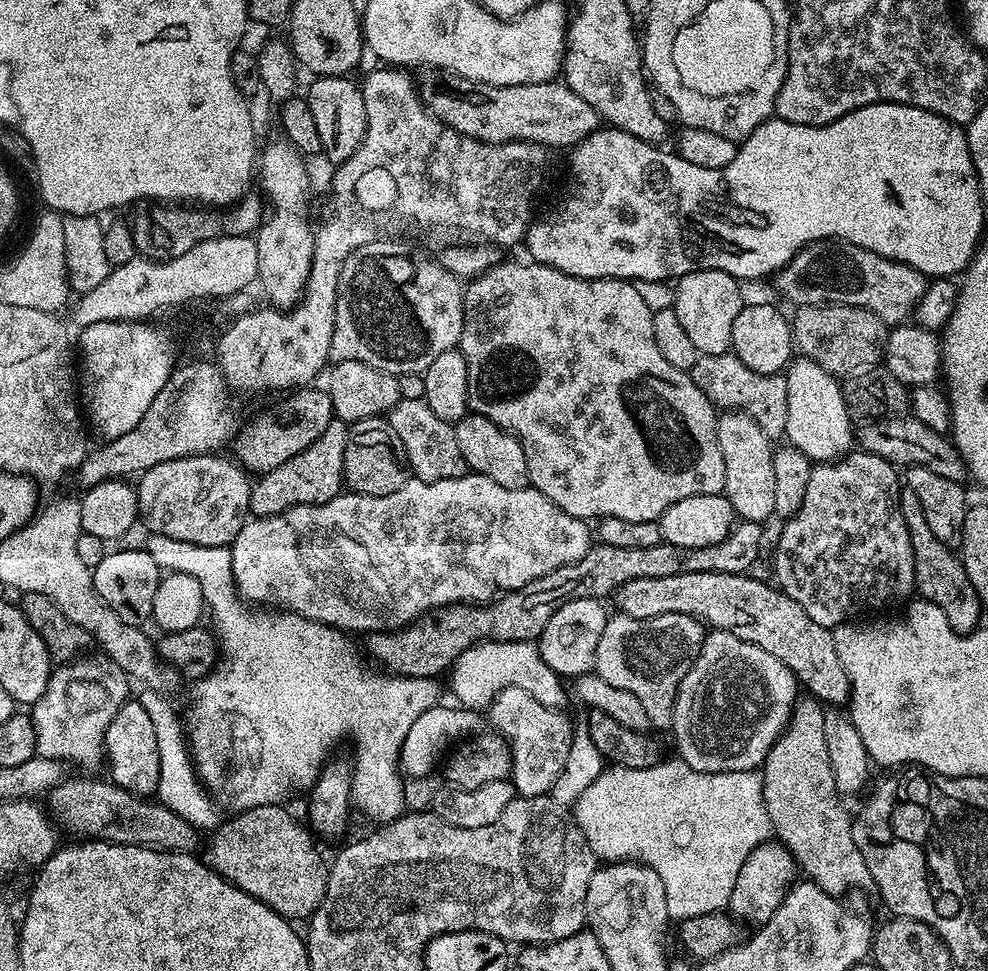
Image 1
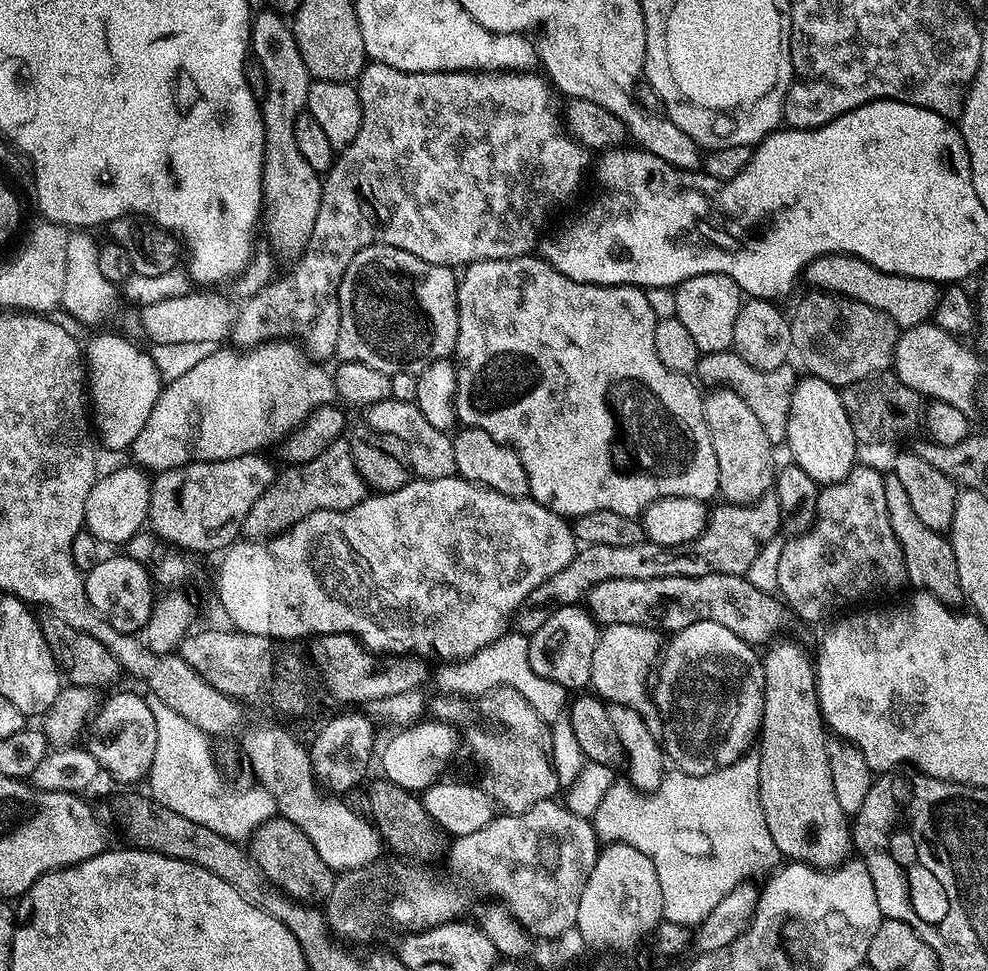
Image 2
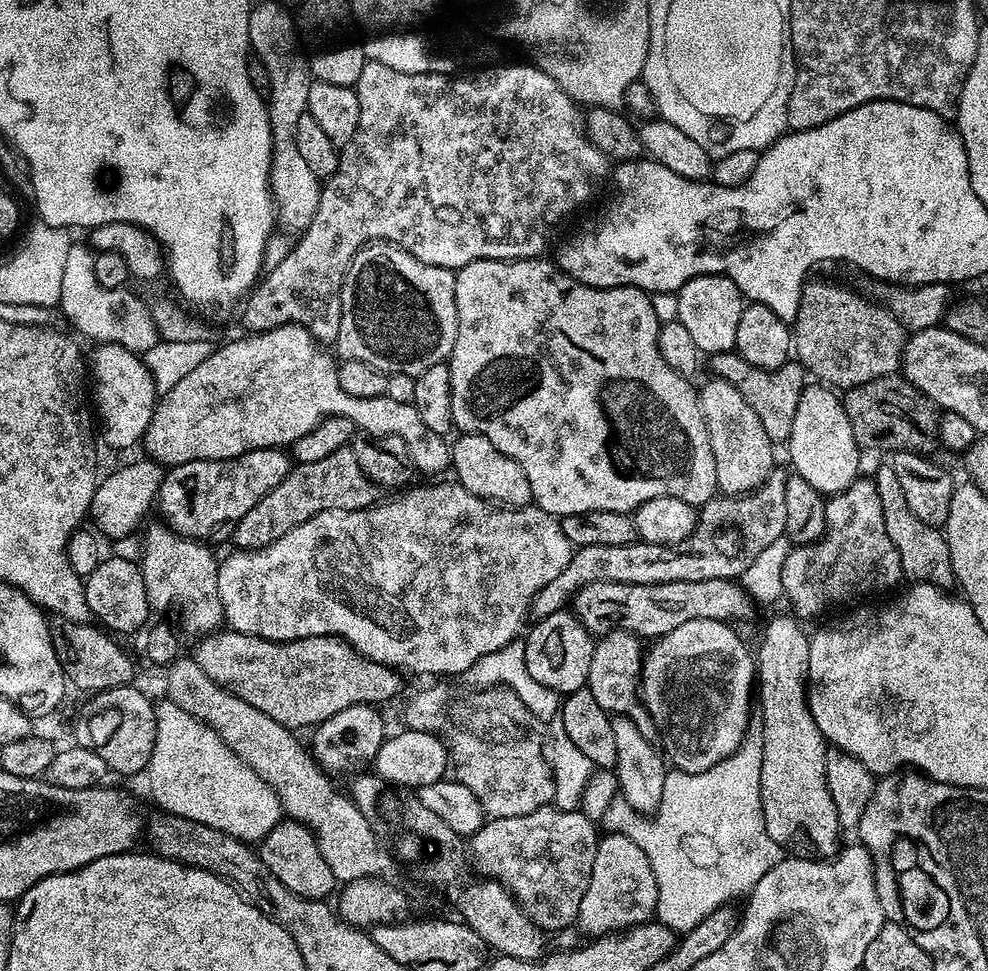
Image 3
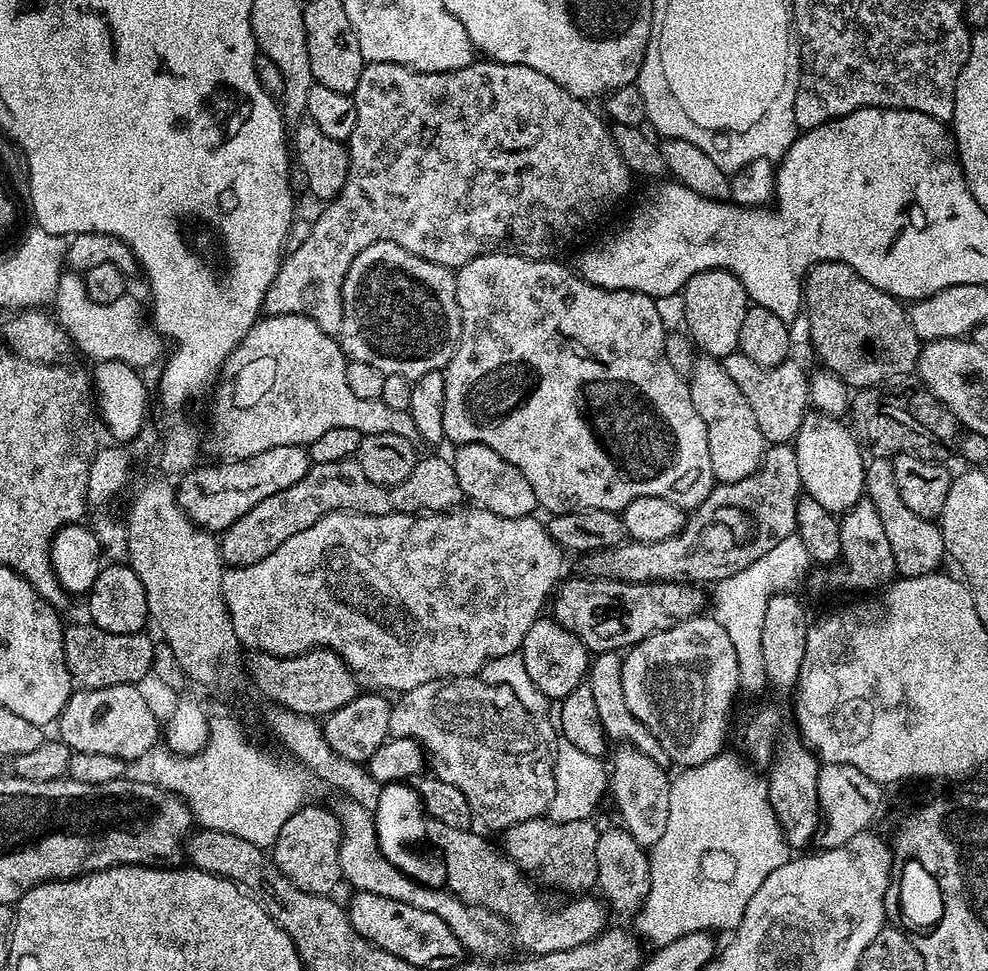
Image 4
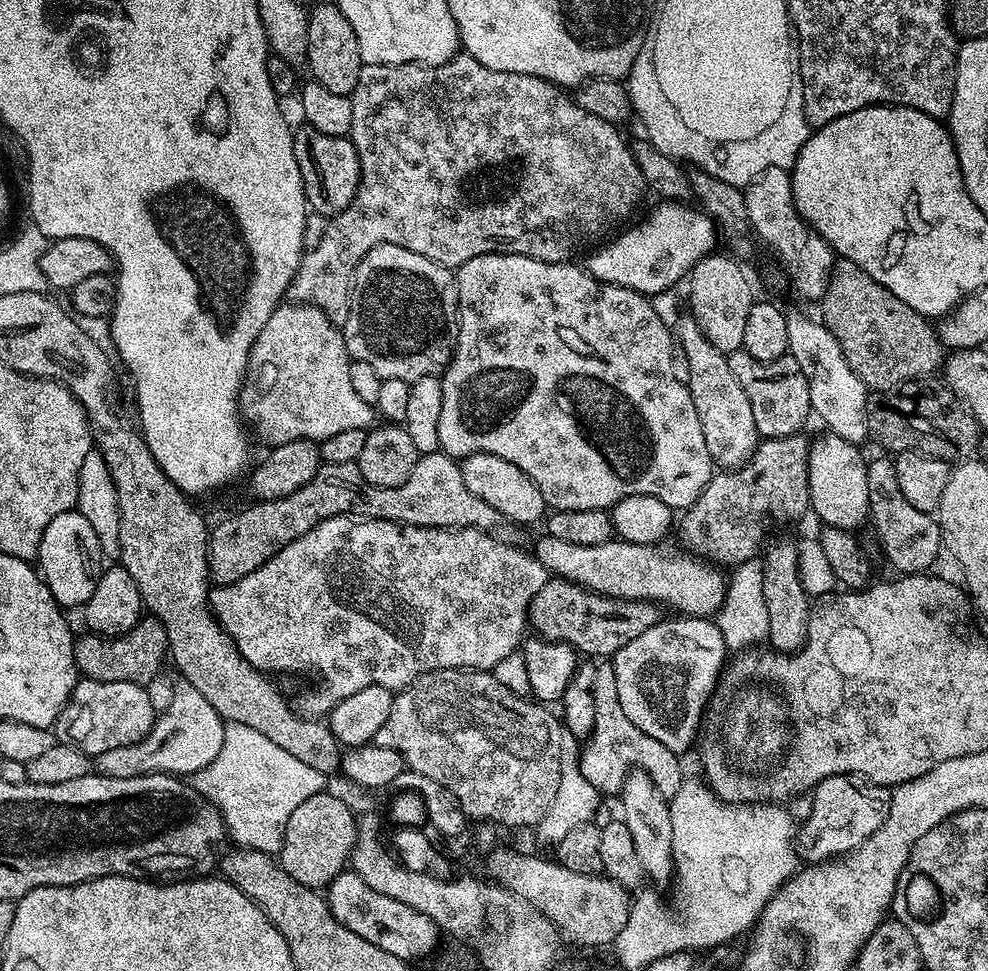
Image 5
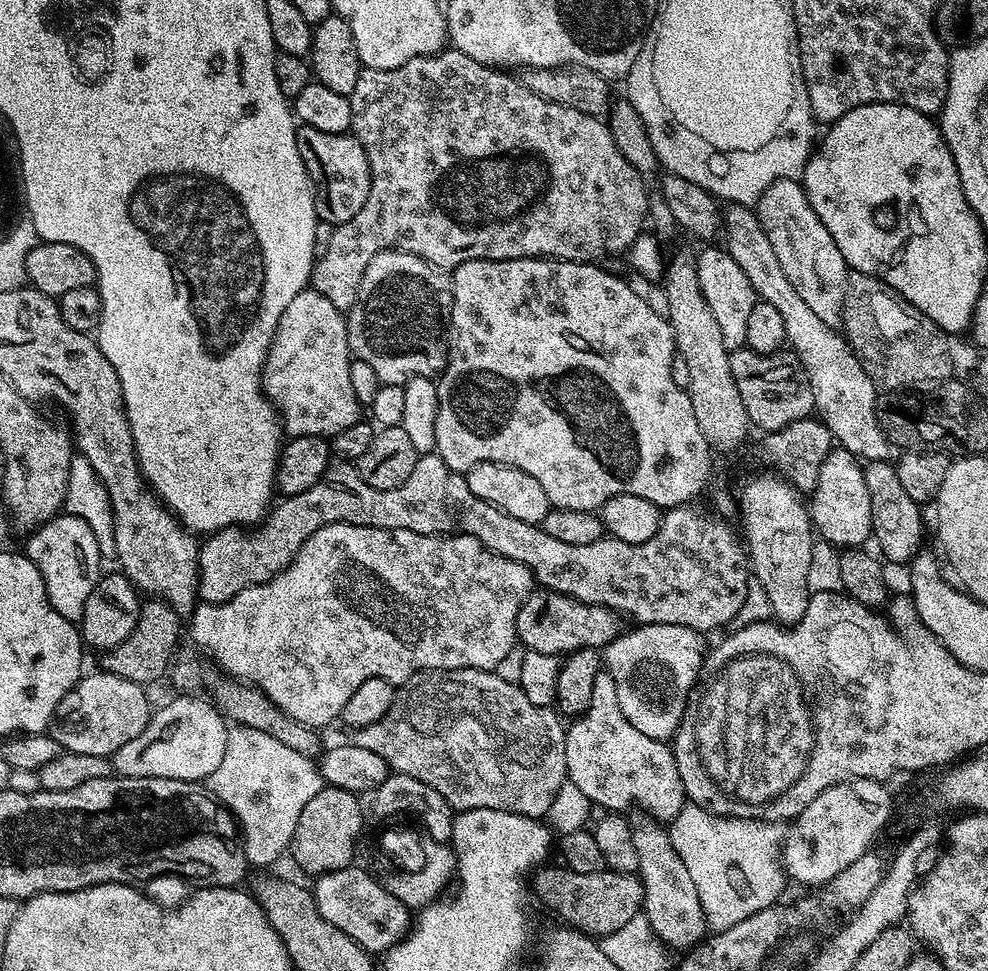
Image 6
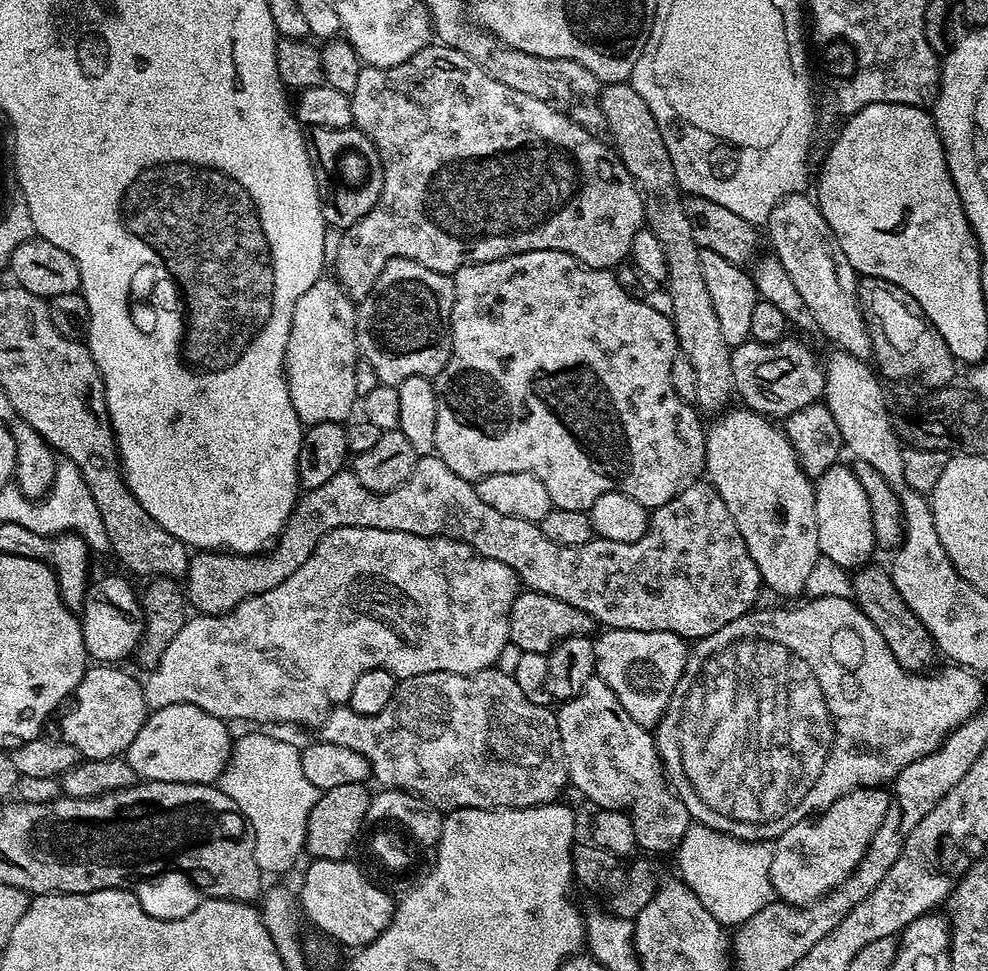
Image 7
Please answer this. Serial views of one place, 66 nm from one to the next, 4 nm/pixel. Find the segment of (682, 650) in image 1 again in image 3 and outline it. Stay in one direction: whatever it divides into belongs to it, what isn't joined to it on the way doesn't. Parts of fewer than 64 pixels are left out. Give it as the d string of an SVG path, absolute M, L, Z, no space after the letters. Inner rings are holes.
M613 630L606 636L596 640L594 658L590 662L590 674L587 687L594 694L594 702L602 706L602 710L618 716L629 716L638 725L648 720L648 712L638 695L640 686L640 666L642 663L641 637L630 632Z

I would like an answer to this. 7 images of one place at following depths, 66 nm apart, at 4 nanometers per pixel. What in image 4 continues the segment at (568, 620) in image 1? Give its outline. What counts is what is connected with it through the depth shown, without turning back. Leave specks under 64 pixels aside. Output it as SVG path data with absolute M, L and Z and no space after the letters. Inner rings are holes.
M541 618L526 630L526 638L522 638L519 652L526 666L526 672L534 685L548 696L549 701L559 702L570 694L579 684L585 683L590 671L590 653L588 647L577 636L570 634L551 618Z

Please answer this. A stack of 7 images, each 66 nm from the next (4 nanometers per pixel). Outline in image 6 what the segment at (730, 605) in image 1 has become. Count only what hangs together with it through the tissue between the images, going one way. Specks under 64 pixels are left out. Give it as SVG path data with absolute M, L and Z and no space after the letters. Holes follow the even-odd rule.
M534 590L526 602L522 602L522 610L518 610L516 638L527 651L563 658L580 648L603 650L610 642L614 642L614 638L620 636L620 623L620 613L606 606L587 604L561 592Z

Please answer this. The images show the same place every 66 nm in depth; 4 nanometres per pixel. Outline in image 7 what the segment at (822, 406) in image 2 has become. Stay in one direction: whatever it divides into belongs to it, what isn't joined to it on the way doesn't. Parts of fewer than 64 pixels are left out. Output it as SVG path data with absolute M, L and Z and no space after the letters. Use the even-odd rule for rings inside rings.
M851 467L828 468L815 481L816 517L818 518L818 546L820 555L847 570L859 570L869 563L868 555L877 551L874 522L870 514L870 498L862 490L855 471Z

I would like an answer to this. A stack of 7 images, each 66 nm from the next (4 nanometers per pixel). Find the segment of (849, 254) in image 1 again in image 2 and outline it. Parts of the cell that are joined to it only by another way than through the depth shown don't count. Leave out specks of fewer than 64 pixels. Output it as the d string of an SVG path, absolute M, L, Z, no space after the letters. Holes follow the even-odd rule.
M827 252L816 257L806 265L802 276L813 284L813 289L830 292L834 296L848 296L852 300L866 302L866 306L874 306L874 310L882 310L900 330L931 321L936 303L940 301L941 289L937 281L883 272L849 252Z

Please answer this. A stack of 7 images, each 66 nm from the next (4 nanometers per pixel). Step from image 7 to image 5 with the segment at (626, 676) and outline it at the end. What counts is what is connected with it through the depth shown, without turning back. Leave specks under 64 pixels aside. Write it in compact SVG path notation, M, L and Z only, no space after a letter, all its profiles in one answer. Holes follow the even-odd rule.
M681 615L672 619L676 620L662 618L654 626L650 626L650 630L638 634L634 642L626 642L622 650L611 656L610 663L614 679L618 681L618 702L622 702L626 718L630 718L630 722L634 722L634 726L638 726L642 734L650 734L650 738L662 742L662 746L666 746L671 752L684 754L692 743L692 747L697 743L706 709L717 691L720 674L730 651L723 642L718 624L711 619Z

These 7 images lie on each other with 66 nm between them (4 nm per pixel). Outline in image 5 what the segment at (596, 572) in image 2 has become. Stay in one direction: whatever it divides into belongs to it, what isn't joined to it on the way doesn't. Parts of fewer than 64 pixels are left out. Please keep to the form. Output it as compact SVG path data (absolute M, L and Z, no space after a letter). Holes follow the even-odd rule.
M804 434L761 439L756 453L741 468L717 471L703 494L683 513L684 525L680 528L683 547L717 566L741 565L765 547L764 535L772 516L796 520L799 516L809 515L809 443L809 437L804 437Z

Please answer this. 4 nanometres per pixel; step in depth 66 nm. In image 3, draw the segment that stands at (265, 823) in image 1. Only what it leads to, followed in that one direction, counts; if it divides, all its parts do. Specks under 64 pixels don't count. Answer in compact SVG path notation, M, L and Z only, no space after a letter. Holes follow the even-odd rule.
M291 818L281 819L279 824L273 826L258 844L258 854L262 862L294 894L298 894L307 900L327 901L328 895L335 893L338 881L330 870L326 858L322 856L322 850L316 841L316 835L298 821Z

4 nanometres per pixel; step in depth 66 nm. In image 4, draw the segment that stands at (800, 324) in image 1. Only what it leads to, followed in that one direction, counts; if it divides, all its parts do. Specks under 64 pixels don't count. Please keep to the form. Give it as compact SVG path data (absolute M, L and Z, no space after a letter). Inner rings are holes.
M821 260L812 265L808 270L808 275L804 278L804 287L802 289L802 300L806 305L806 316L808 312L808 336L812 339L812 348L821 356L823 363L827 365L832 373L843 380L849 389L859 390L861 388L874 388L878 384L885 382L896 382L907 372L910 374L916 372L916 357L920 354L922 342L918 338L918 334L914 334L914 326L910 326L910 318L908 317L905 305L897 300L895 296L886 294L882 290L878 290L878 286L870 286L870 282L866 282L866 278L862 278L862 274L858 274L850 266L846 266L837 260Z

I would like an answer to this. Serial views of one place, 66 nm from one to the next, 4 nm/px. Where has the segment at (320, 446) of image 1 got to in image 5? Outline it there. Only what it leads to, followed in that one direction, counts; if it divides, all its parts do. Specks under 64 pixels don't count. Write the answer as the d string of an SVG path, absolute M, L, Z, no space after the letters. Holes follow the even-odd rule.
M425 452L418 458L414 466L414 474L406 478L402 486L383 488L374 486L362 478L362 470L354 464L321 463L318 474L302 486L302 490L294 490L294 494L286 494L286 498L252 502L249 508L228 516L217 528L211 529L208 538L208 575L217 585L233 584L238 578L246 578L246 574L254 574L267 560L274 558L286 545L294 542L294 538L302 538L314 526L326 522L335 516L355 516L366 520L389 520L395 524L409 524L419 528L480 528L484 532L496 530L502 524L502 518L490 502L482 502L482 498L474 498L462 479L459 463L445 452Z

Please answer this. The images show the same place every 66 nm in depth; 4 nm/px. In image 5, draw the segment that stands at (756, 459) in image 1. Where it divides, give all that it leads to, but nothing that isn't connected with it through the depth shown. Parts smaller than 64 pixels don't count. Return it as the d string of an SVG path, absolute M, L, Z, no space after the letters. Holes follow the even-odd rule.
M684 314L676 328L674 324L674 336L690 365L690 378L686 383L690 398L694 398L694 410L698 410L698 422L702 422L706 450L710 450L713 465L720 470L741 468L756 453L762 439L758 426L754 426L754 410L750 410L750 398L746 398L742 382L734 378L726 353L710 346L692 315Z

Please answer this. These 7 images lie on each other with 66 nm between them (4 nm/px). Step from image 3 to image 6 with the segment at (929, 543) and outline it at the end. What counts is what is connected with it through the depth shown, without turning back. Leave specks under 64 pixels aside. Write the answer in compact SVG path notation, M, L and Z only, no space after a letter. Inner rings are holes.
M869 460L863 465L866 490L870 490L870 510L872 511L872 536L874 544L880 547L879 555L885 561L907 565L925 547L924 516L921 505L906 494L902 482L898 482L895 463L887 460Z

